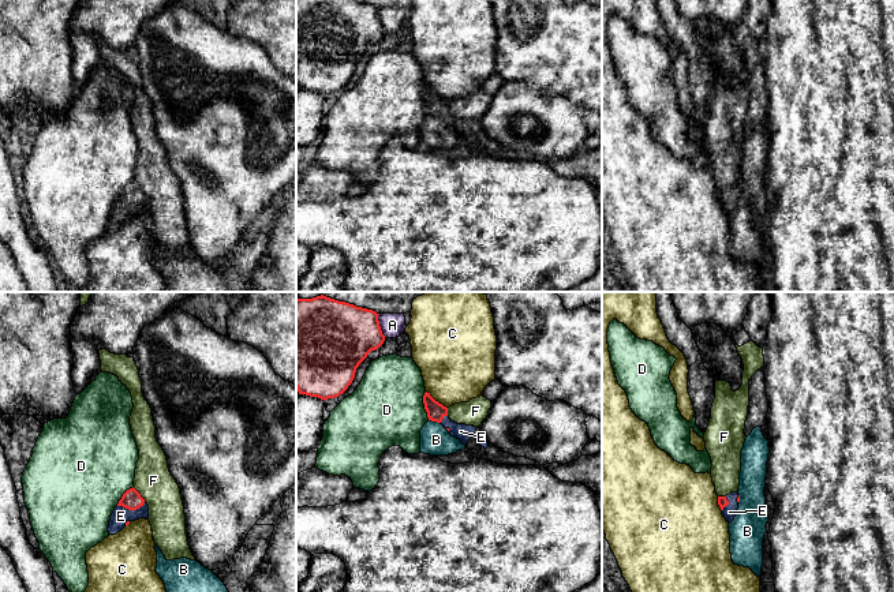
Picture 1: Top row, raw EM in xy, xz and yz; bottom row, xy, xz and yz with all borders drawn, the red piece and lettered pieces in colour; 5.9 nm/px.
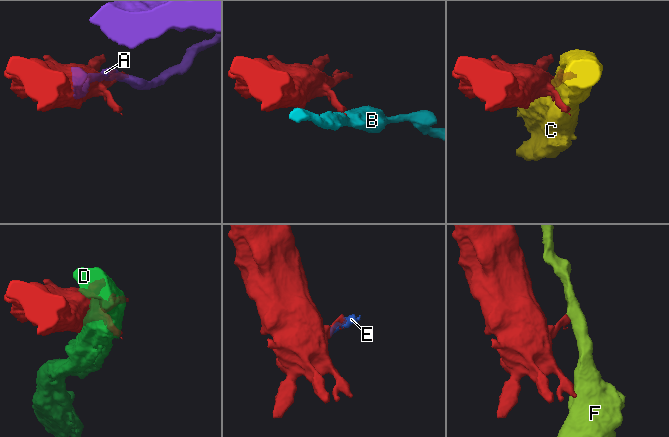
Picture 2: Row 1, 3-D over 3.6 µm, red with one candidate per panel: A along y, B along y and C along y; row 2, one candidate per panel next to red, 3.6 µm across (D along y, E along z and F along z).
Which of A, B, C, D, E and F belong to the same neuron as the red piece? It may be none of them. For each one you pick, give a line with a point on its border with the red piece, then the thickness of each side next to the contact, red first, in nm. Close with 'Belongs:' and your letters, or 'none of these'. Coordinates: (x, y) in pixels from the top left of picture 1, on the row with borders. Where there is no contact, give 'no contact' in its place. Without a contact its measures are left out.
E: xy (131, 509) | 120/100 nm
Belongs: E

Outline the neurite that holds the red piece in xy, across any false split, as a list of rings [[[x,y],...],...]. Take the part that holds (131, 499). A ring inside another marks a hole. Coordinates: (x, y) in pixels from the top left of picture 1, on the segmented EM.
[[[132,487],[123,494],[115,507],[109,520],[108,532],[109,535],[116,535],[131,521],[139,518],[149,520],[149,506],[141,494]]]

